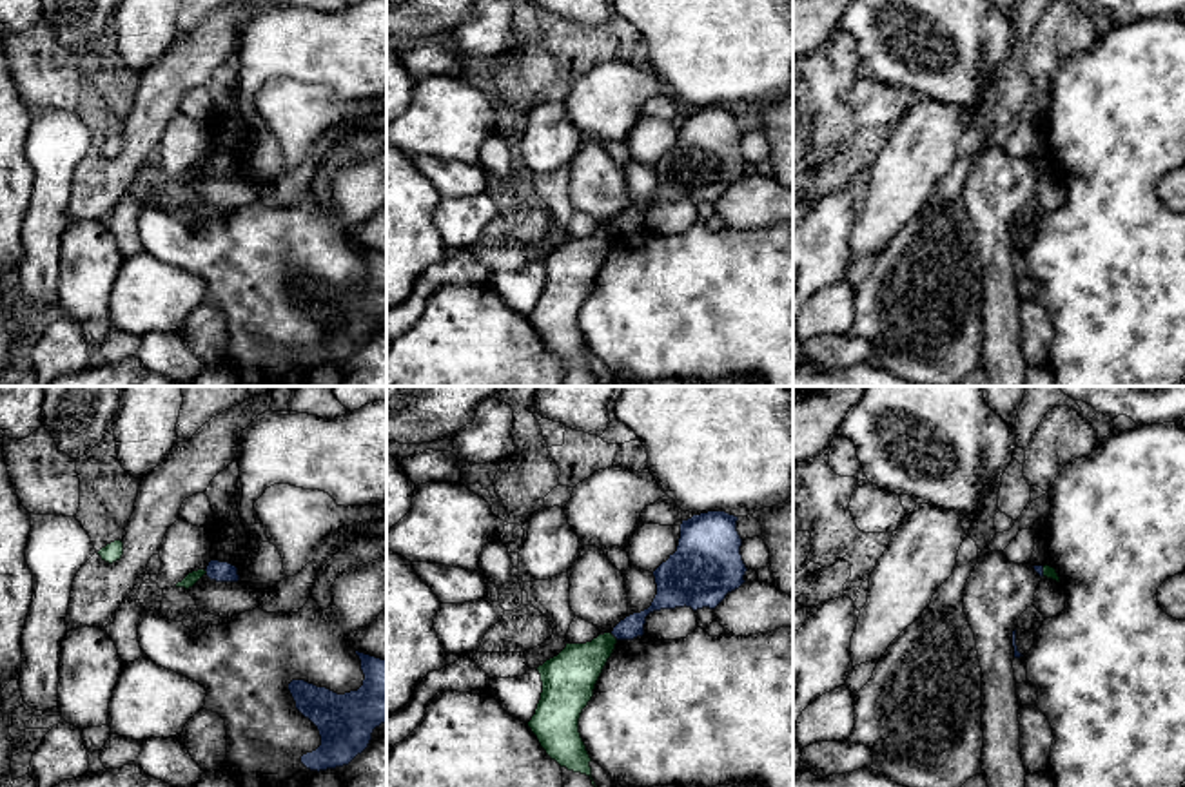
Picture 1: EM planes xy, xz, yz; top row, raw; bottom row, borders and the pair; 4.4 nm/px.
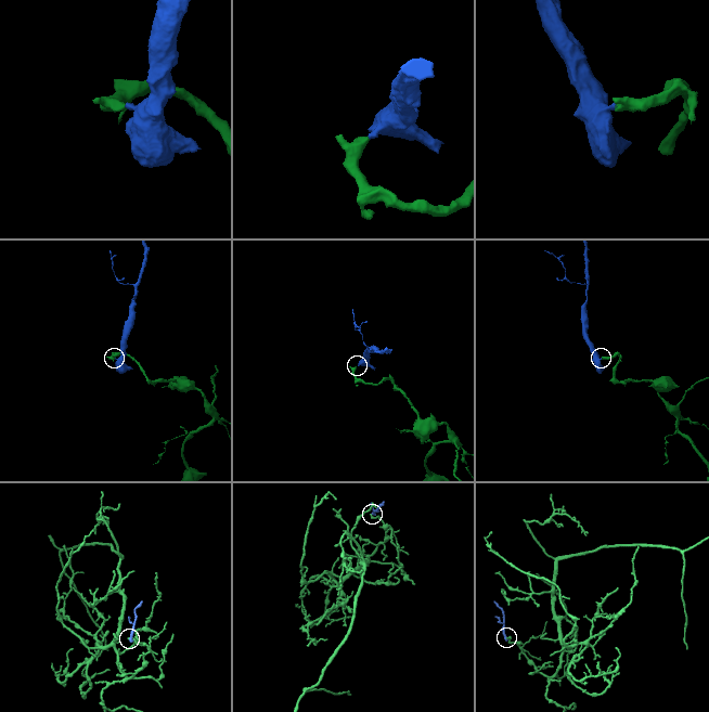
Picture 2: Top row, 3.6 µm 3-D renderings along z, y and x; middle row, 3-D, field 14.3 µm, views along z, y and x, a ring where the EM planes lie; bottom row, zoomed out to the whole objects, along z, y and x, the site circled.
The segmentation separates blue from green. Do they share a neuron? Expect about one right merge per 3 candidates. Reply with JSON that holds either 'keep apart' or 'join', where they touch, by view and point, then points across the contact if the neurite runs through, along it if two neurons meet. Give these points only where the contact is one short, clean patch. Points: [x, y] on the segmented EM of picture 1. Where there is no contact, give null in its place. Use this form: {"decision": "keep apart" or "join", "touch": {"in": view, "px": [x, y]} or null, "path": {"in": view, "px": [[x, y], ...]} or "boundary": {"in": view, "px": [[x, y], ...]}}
{"decision": "keep apart", "touch": {"in": "xz", "px": [614, 635]}, "boundary": {"in": "xz", "px": [[610, 633], [617, 639]]}}

